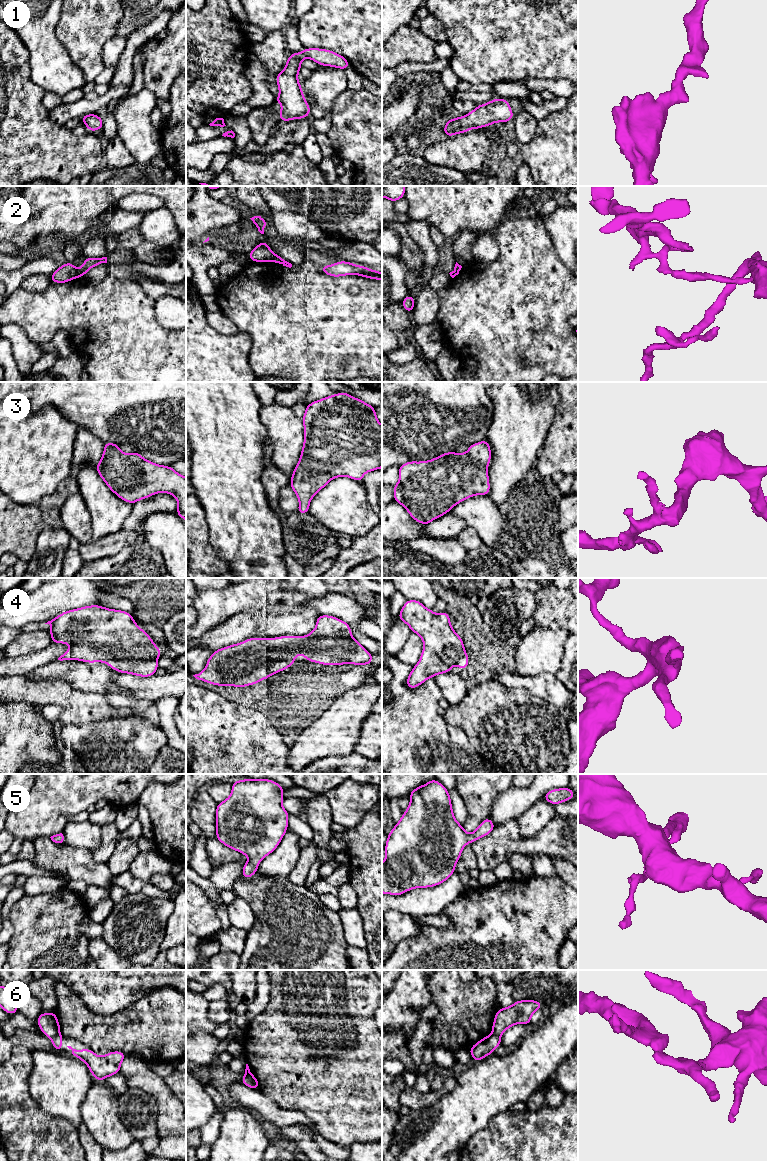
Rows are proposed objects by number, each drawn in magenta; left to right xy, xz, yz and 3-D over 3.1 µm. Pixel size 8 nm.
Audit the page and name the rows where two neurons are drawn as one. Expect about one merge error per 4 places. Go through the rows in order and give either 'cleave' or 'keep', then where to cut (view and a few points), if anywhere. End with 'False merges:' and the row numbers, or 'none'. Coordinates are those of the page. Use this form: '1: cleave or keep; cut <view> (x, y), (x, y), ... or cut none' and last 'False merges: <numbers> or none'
1: keep; cut none
2: cleave; cut xy (77, 270), (80, 276)
3: keep; cut none
4: keep; cut none
5: keep; cut none
6: cleave; cut xz (244, 1075), (257, 1088)
False merges: 2, 6

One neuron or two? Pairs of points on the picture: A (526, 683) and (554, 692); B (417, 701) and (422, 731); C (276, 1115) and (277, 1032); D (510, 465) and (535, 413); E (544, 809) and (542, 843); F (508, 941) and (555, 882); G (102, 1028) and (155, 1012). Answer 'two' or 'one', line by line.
A: one
B: one
C: two
D: one
E: two
F: one
G: one

